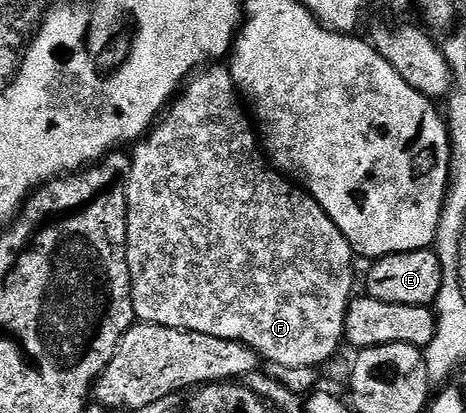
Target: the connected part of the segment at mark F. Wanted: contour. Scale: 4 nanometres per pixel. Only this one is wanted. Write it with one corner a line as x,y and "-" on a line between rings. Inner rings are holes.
224,65
205,66
203,69
197,71
195,75
191,76
185,82
179,94
169,102
163,114
152,124
148,134
131,148
131,151
133,150
132,164
128,167
128,179
126,175
126,182
124,183
124,192
126,193
126,201
128,202
128,248
126,249
126,261
128,262
128,272
132,278
132,304
136,310
136,317
141,323
153,323
154,325
162,325
163,327
178,329
179,331
206,333
210,337
218,337
226,341
238,341
250,348
251,351
256,352
261,360
269,359
270,362
276,363
275,366
277,368
302,369
303,367
312,367
316,369
320,367
319,363
326,362
339,349
340,343
342,347
342,344
345,342
344,318
348,312
348,305
354,298
354,292
352,292
352,259
354,260
354,252
350,241
346,241
344,234
336,228
334,221
330,221
330,217
324,212
322,205
318,205
318,201
313,195
308,194
303,186
297,185
291,178
285,177
281,172
270,166
261,144
258,142
257,132
254,130
245,108
242,106
242,100
232,80
231,70
227,66
220,66

